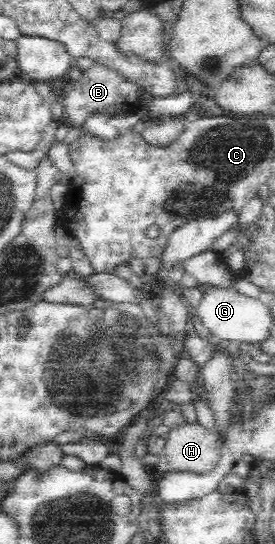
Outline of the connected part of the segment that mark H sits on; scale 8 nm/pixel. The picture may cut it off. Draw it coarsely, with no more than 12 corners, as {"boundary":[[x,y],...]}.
{"boundary":[[199,423],[170,430],[154,468],[204,475],[221,459]]}

